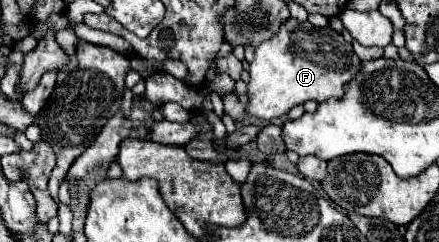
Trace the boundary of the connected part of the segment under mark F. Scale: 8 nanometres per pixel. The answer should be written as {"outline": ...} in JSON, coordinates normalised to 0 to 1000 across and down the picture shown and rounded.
{"outline":[[[656,74],[638,99],[633,132],[583,190],[579,248],[569,256],[569,339],[565,339],[565,430],[560,471],[592,496],[642,488],[651,463],[697,413],[738,421],[747,405],[774,405],[784,388],[784,347],[811,306],[820,248],[779,140],[752,107],[724,116],[702,83],[679,91]]]}

